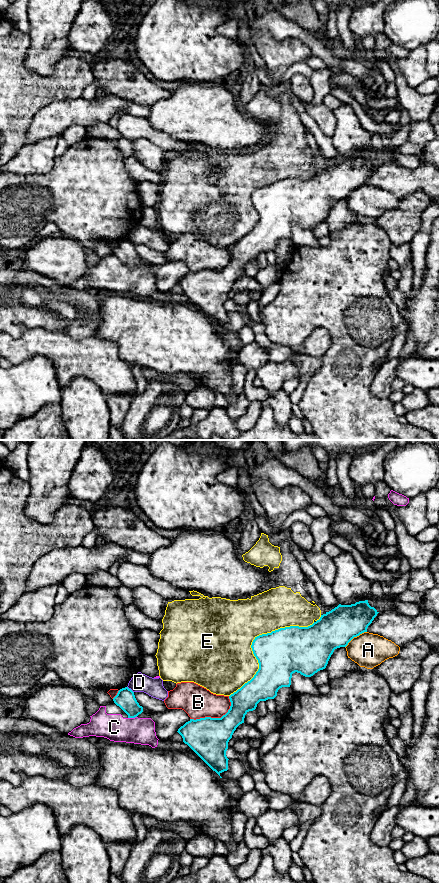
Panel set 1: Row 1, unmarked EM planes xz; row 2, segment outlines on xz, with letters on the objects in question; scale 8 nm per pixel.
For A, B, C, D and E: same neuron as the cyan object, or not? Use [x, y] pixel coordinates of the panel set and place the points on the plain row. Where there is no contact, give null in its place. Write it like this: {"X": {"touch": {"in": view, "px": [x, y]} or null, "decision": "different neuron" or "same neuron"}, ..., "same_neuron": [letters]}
{"A": {"touch": {"in": "xz", "px": [355, 188]}, "decision": "different neuron"}, "B": {"touch": {"in": "xz", "px": [216, 270]}, "decision": "different neuron"}, "C": {"touch": {"in": "xz", "px": [132, 269]}, "decision": "different neuron"}, "D": {"touch": {"in": "xz", "px": [130, 241]}, "decision": "different neuron"}, "E": {"touch": {"in": "xz", "px": [253, 192]}, "decision": "different neuron"}, "same_neuron": []}

